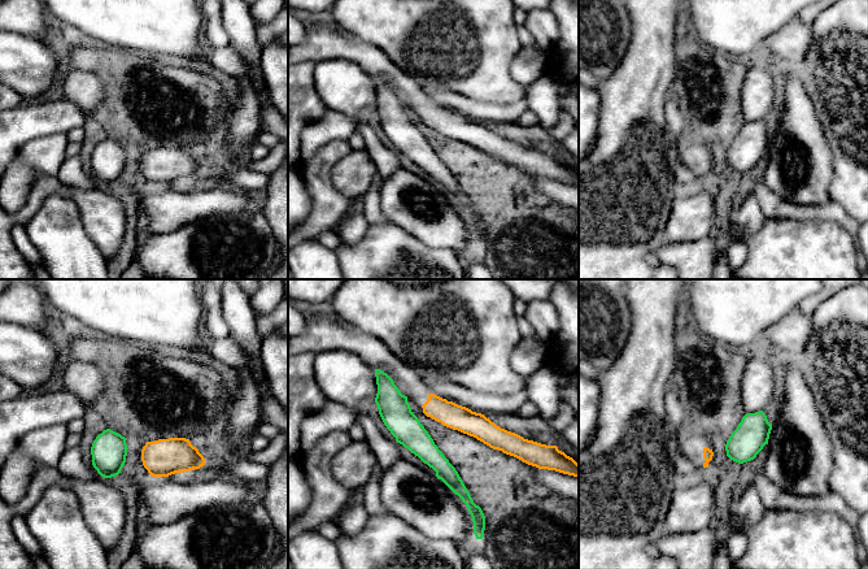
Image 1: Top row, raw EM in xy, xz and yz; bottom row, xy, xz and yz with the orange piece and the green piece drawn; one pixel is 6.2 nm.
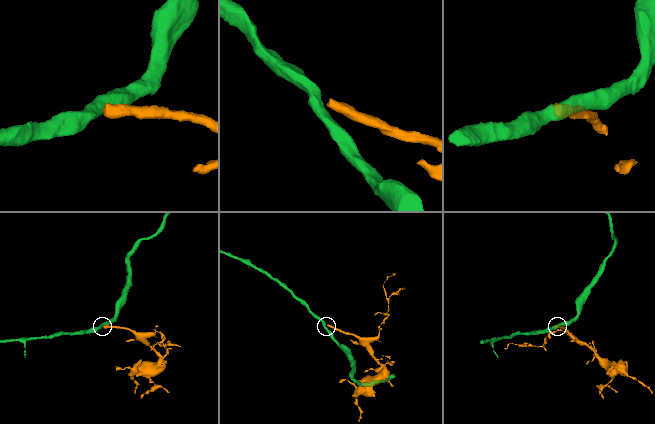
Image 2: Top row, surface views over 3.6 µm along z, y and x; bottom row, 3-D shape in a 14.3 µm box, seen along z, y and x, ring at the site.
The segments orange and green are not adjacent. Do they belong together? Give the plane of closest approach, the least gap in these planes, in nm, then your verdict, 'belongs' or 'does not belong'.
nearest in xz; 50 nm apart; does not belong

